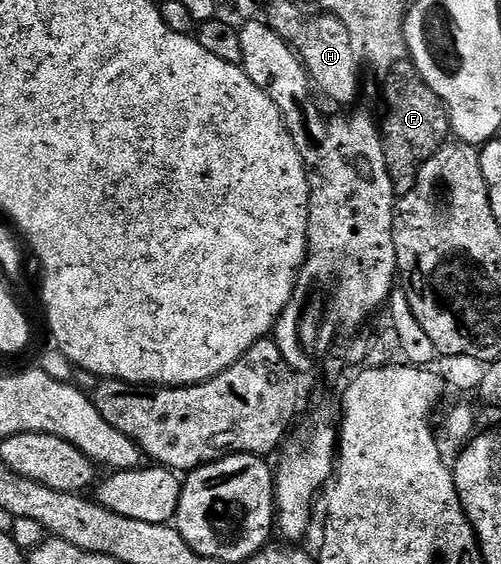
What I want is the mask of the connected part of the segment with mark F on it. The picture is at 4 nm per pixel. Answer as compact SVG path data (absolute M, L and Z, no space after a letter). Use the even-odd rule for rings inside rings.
M411 59L398 62L398 66L391 68L383 80L384 104L388 107L388 117L382 120L386 170L397 197L401 197L414 190L422 166L430 162L433 154L449 139L448 109L438 94L426 86Z

